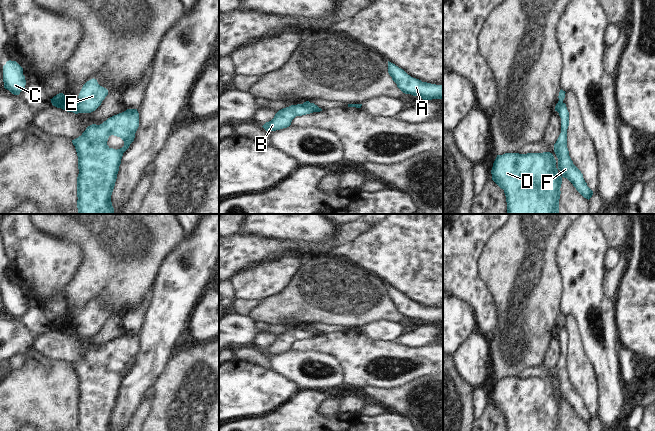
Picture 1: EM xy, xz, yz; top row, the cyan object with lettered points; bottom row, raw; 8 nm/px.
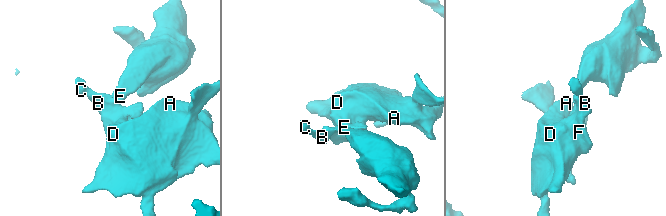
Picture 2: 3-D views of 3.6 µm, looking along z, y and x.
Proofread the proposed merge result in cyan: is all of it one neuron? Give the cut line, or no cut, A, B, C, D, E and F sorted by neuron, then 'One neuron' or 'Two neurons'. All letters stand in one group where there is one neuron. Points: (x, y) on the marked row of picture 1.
Split along xz (301, 104), (314, 111). Groups: A B C D F / E. Two neurons

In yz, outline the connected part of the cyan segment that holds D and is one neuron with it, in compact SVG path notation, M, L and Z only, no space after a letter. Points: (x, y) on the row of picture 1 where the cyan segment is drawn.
M562 102L558 112L561 118L561 133L554 144L556 161L550 152L543 153L505 153L497 155L491 170L492 180L504 190L507 202L507 214L559 214L559 199L562 178L567 178L576 190L586 199L593 191L587 186L581 171L573 164L567 148L567 129L569 112Z

